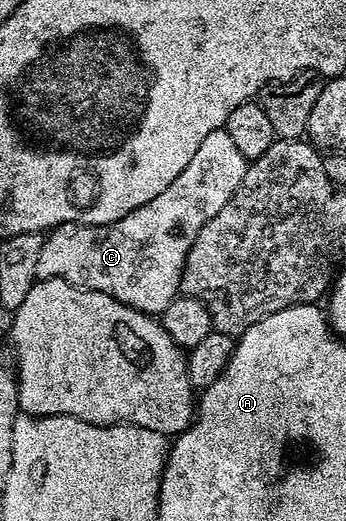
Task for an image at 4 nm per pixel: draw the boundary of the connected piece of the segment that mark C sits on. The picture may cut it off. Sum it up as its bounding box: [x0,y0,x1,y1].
[38,129,247,315]

